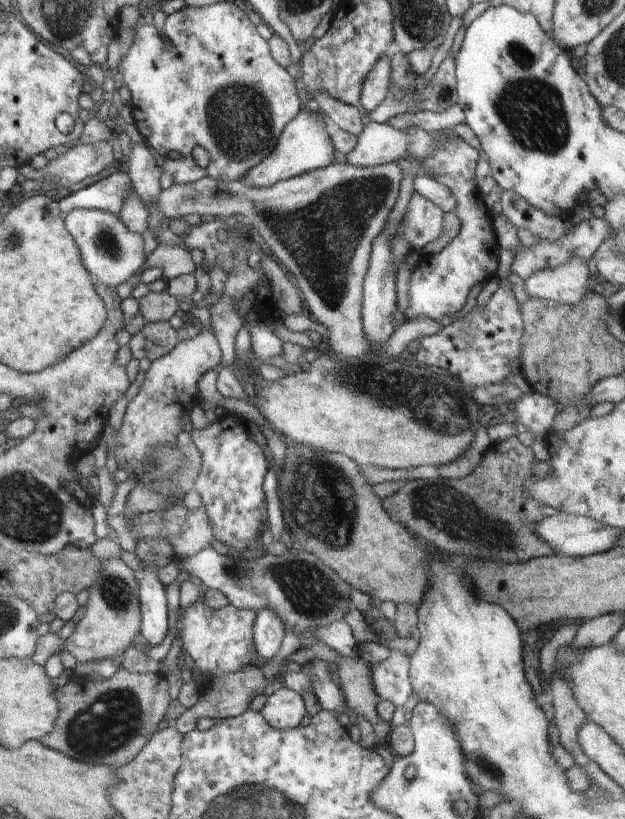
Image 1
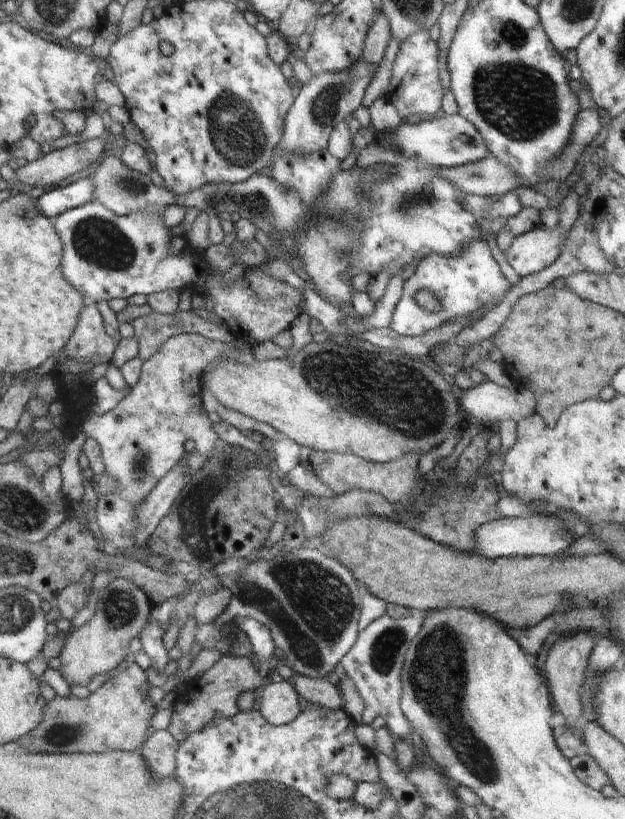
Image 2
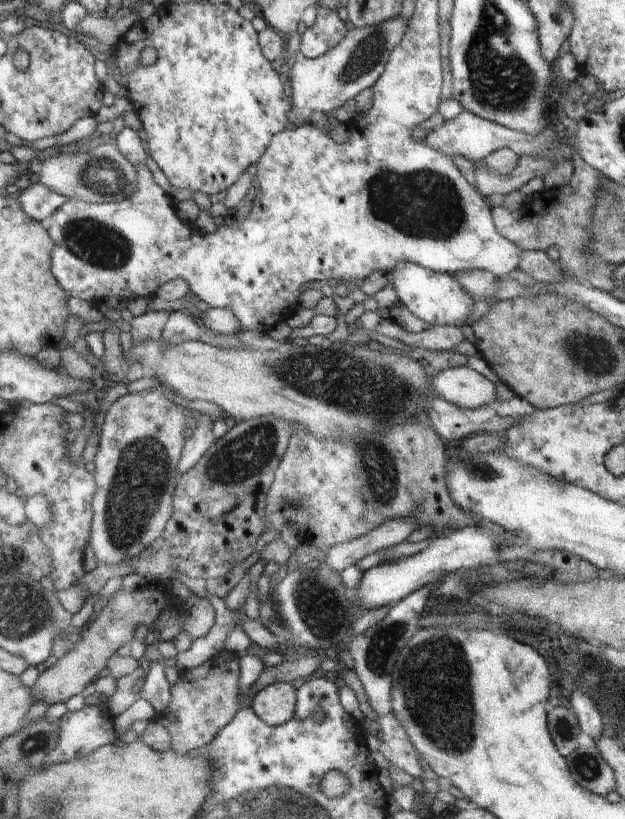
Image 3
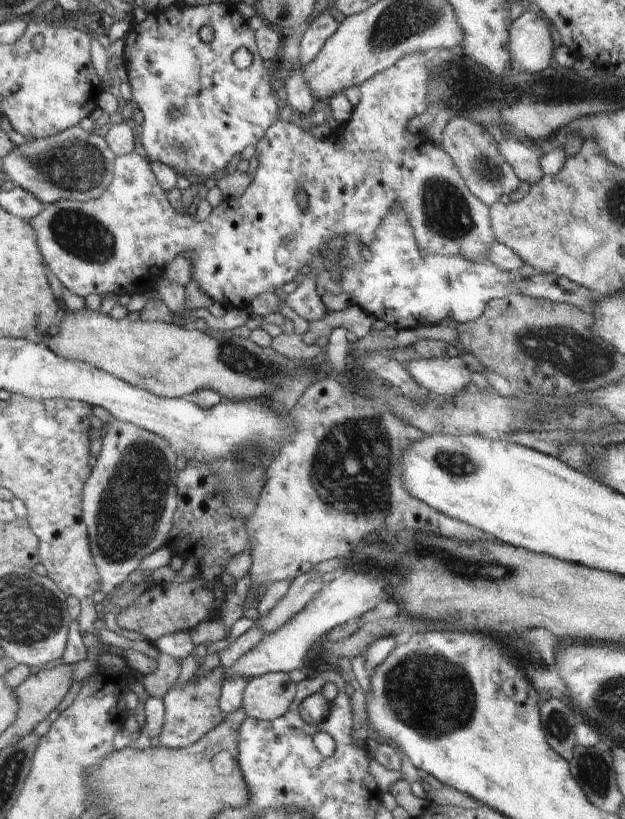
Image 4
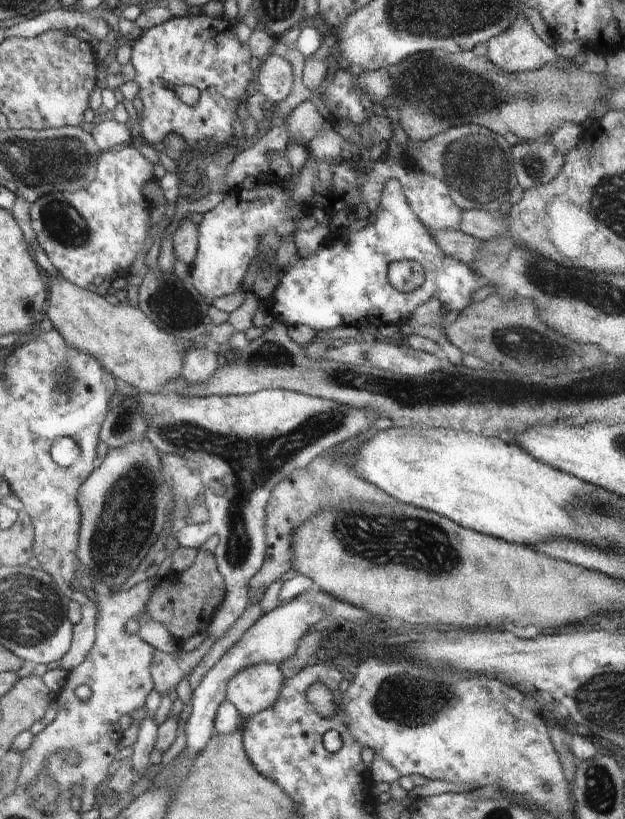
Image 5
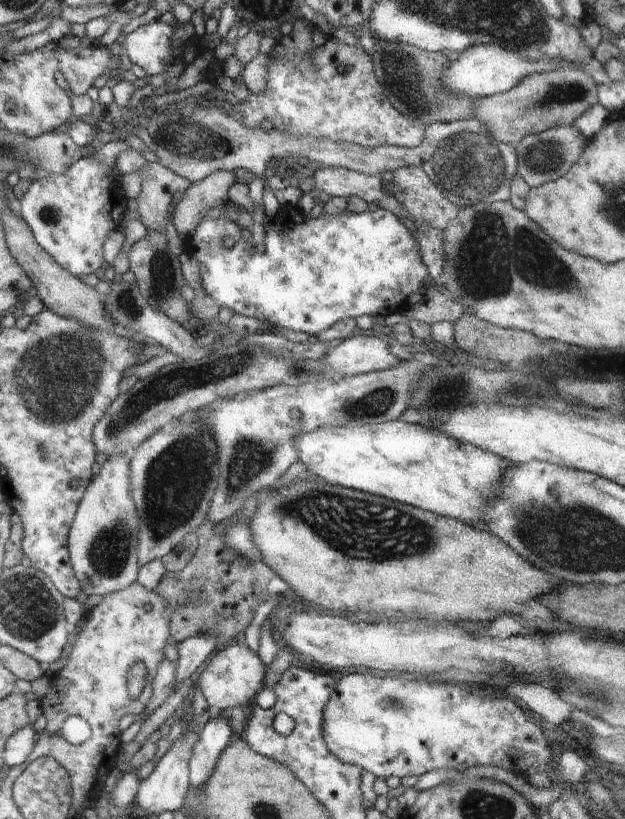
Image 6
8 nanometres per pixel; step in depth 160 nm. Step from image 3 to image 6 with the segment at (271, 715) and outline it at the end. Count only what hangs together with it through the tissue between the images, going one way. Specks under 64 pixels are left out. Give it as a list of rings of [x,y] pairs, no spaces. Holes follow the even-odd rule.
[[[226,646],[218,648],[211,658],[193,677],[194,688],[199,688],[208,706],[212,710],[231,709],[236,706],[248,708],[256,692],[260,692],[264,682],[264,664],[260,662],[257,652],[243,646]]]

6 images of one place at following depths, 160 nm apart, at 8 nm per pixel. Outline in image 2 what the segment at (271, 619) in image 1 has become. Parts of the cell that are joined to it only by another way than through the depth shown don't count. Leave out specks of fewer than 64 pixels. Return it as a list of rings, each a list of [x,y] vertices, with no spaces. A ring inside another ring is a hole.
[[[244,617],[237,618],[239,631],[247,634],[253,648],[255,663],[259,668],[266,670],[269,668],[275,656],[275,640],[272,633],[261,622],[256,619]]]

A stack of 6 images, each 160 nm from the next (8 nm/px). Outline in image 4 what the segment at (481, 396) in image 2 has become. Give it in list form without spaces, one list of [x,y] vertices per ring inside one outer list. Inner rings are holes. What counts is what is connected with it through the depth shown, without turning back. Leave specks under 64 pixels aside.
[[[460,356],[419,358],[403,365],[420,387],[436,395],[456,396],[471,384],[470,370]]]

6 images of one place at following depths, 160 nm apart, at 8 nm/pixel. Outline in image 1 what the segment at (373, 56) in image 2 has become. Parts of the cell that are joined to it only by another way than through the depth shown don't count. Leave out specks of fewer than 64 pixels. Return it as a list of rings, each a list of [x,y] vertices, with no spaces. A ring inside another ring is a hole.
[[[391,53],[384,54],[364,78],[358,105],[365,115],[378,108],[389,92],[392,72],[390,57]]]

